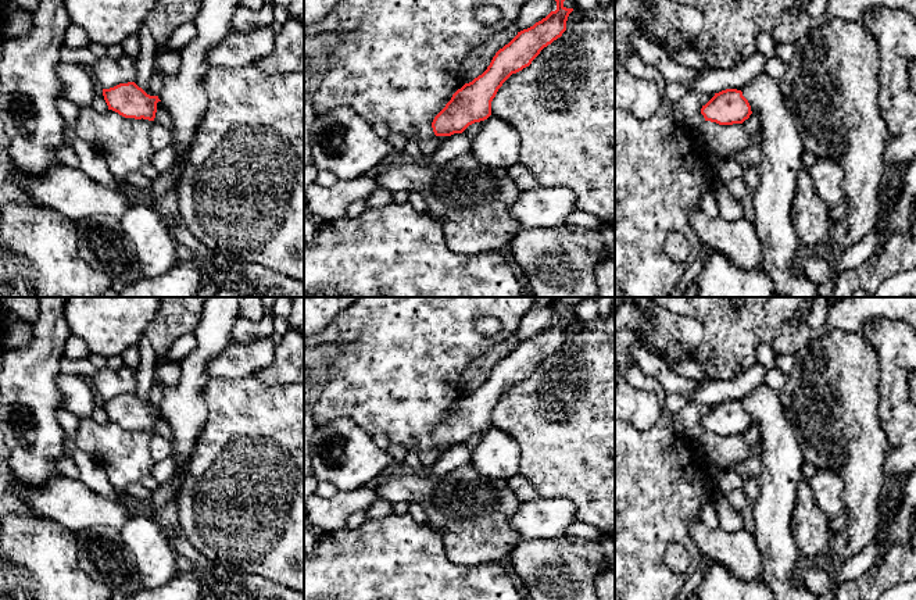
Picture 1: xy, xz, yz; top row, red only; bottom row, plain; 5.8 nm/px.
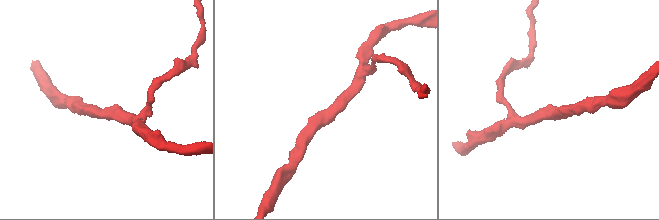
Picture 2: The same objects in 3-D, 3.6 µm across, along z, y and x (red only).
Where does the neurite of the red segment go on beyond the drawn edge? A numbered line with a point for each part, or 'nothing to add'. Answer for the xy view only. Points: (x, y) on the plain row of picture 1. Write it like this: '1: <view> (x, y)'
nothing to add

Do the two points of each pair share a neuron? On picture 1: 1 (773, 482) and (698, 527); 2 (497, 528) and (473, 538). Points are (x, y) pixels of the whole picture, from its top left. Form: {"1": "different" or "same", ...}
{"1": "different", "2": "same"}

